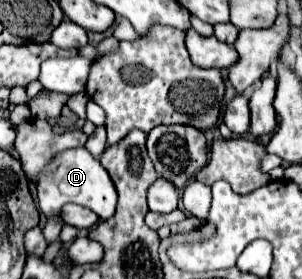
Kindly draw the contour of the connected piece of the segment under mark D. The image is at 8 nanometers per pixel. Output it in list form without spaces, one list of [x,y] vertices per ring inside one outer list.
[[[70,148],[70,150],[58,152],[46,164],[46,168],[38,174],[36,192],[38,192],[38,206],[48,220],[44,226],[44,236],[46,236],[48,244],[60,236],[58,216],[60,216],[60,208],[66,202],[78,202],[80,206],[88,206],[92,212],[96,212],[100,216],[100,220],[106,220],[114,214],[116,198],[118,198],[108,172],[102,168],[100,160],[94,158],[86,148]]]

